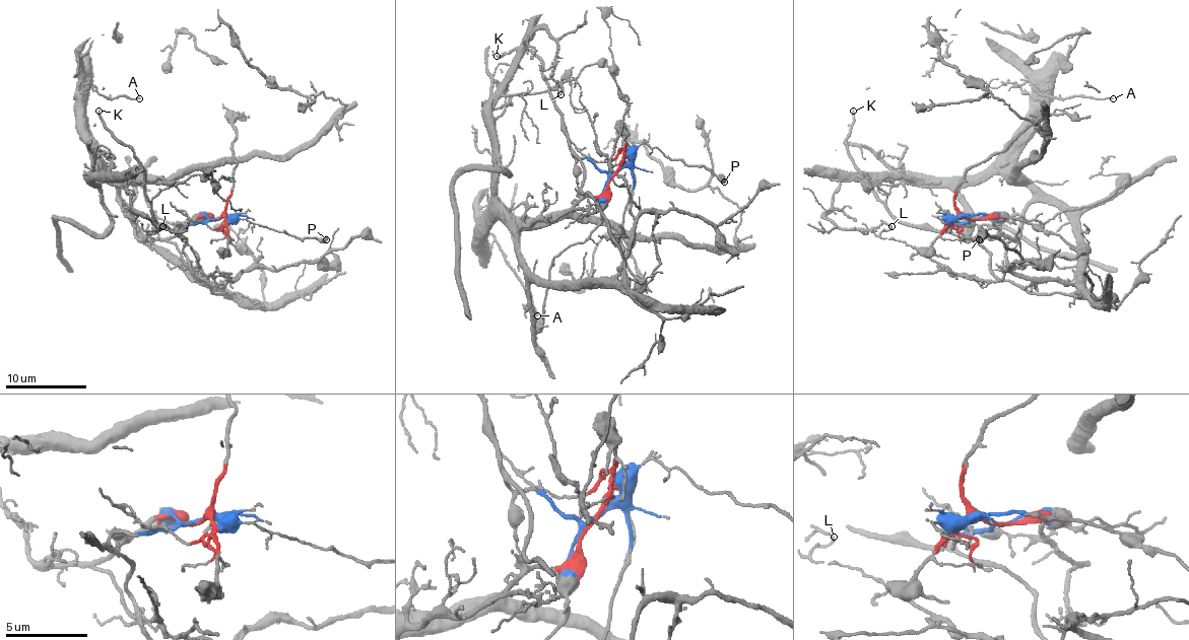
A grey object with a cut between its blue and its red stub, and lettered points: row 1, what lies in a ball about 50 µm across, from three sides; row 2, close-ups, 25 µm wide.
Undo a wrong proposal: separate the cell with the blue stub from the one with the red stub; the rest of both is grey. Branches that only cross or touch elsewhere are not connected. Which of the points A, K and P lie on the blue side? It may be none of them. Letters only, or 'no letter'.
K, P

